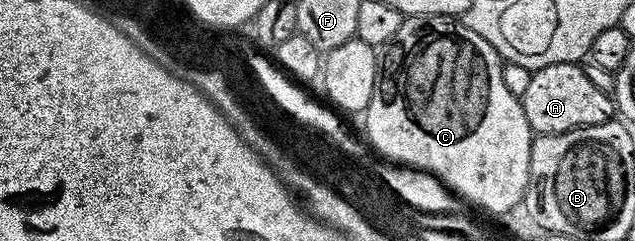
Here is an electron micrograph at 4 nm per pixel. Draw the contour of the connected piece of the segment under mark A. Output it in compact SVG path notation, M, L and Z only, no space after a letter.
M572 61L533 70L532 80L520 100L531 130L538 135L592 127L611 120L616 113L611 94L600 91L600 87L588 79L585 68Z

